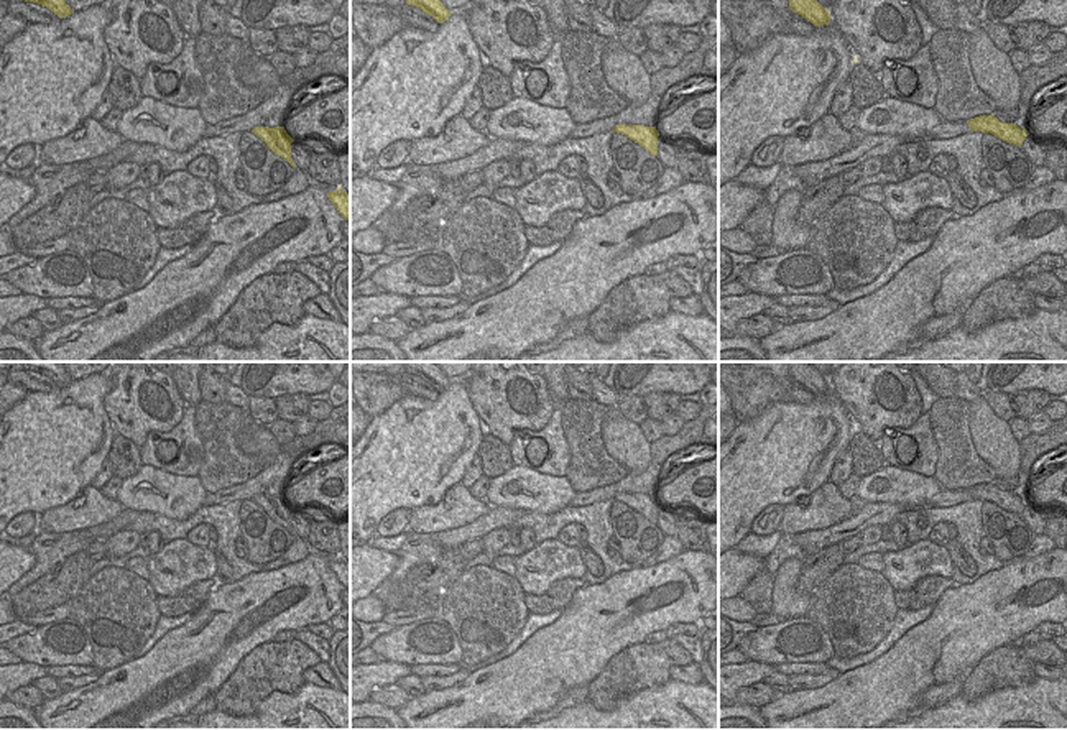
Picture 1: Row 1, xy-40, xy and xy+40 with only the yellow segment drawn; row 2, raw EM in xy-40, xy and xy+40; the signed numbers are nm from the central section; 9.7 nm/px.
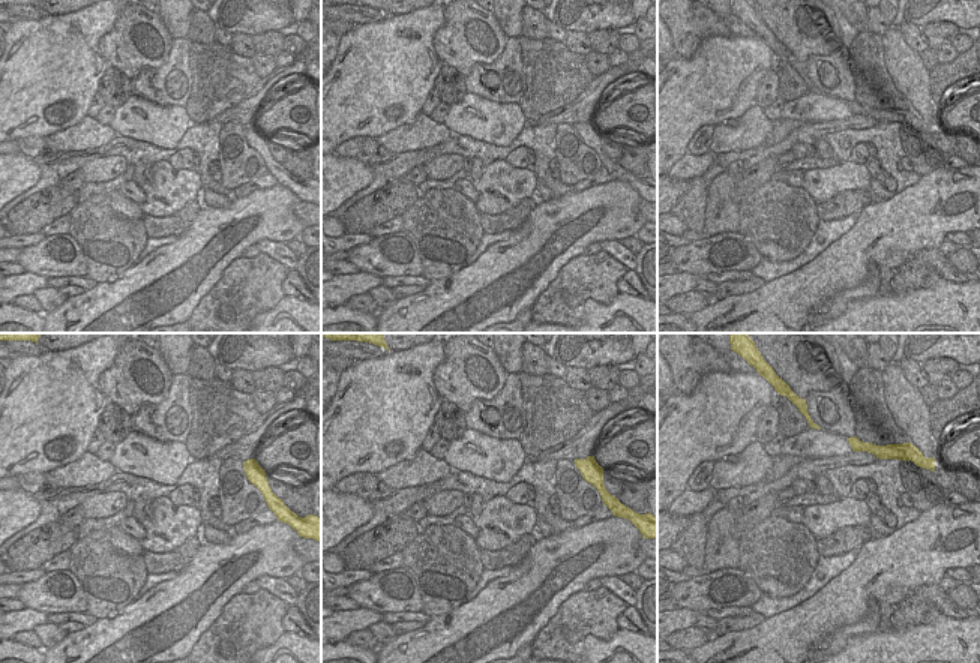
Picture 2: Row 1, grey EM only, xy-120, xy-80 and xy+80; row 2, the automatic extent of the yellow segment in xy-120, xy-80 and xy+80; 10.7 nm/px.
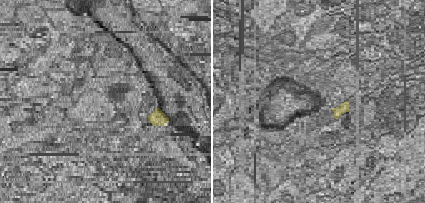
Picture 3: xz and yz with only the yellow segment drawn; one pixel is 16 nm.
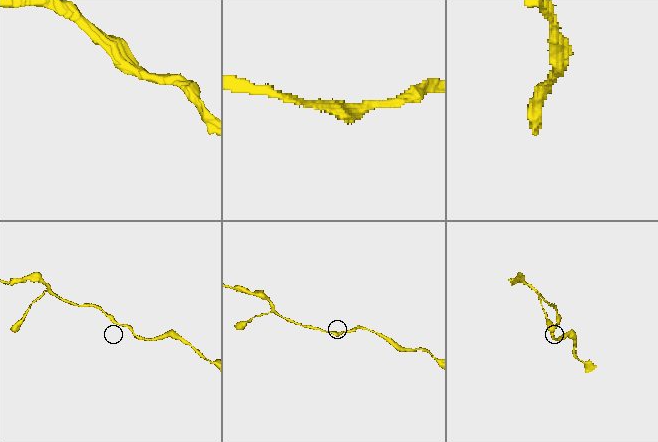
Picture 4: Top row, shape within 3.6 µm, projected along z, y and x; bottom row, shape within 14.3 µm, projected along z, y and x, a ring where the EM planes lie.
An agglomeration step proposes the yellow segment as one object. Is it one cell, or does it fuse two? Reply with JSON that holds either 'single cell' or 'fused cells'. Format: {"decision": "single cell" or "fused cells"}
{"decision": "single cell"}

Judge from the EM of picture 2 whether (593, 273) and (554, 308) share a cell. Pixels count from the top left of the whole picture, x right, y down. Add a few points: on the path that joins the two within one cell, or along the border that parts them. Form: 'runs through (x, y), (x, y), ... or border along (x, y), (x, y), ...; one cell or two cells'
runs through (584, 278), (563, 299); one cell

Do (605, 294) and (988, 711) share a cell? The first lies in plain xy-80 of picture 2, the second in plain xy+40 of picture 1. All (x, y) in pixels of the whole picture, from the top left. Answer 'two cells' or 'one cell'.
two cells

